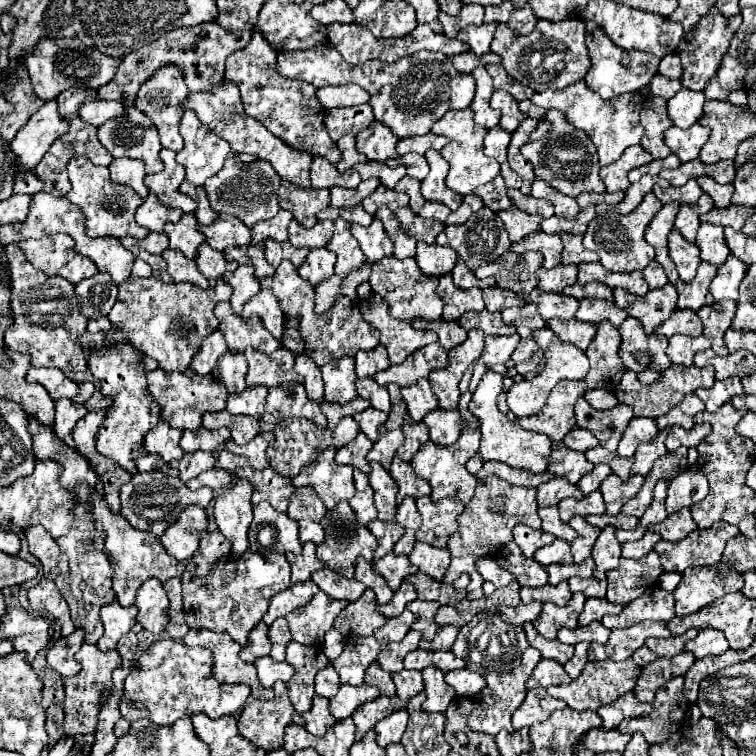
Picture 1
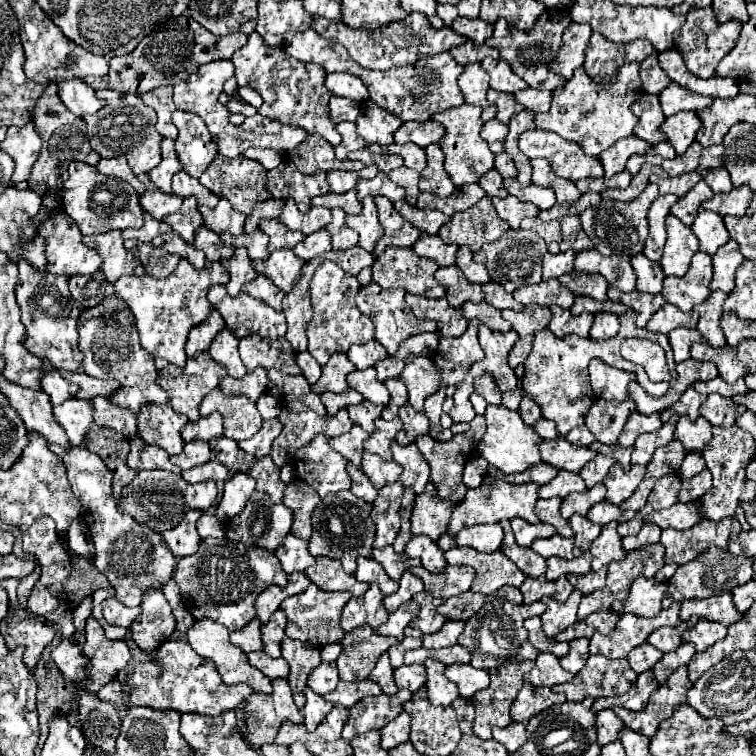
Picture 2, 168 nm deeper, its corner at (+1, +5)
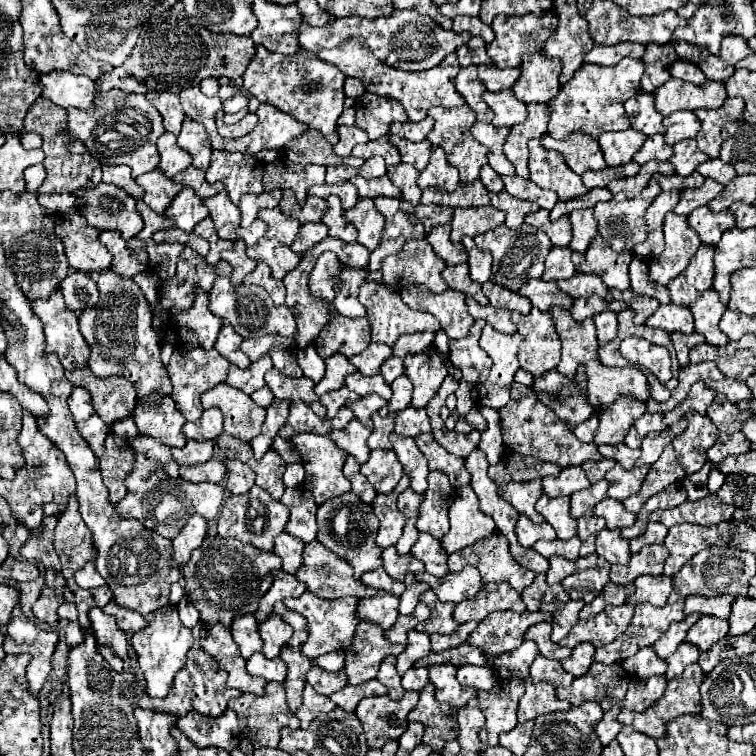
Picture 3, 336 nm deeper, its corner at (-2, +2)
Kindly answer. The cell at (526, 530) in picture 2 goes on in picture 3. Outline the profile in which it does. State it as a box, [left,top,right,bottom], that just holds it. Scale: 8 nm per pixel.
[517,516,557,548]

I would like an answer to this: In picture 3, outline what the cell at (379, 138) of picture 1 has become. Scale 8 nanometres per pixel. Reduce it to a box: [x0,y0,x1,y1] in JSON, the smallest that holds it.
[355,94,409,140]

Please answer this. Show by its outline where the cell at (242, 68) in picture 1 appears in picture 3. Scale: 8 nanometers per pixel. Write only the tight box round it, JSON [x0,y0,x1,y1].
[243,46,345,144]

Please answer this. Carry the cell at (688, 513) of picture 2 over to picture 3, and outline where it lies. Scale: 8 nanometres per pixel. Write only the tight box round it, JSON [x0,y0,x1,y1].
[651,494,733,528]

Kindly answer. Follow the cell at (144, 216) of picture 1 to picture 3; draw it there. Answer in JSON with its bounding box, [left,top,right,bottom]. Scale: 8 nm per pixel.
[137,170,181,214]

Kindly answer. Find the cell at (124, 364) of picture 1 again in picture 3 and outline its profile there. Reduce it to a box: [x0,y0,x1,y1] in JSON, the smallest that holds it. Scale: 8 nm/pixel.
[79,270,171,398]

